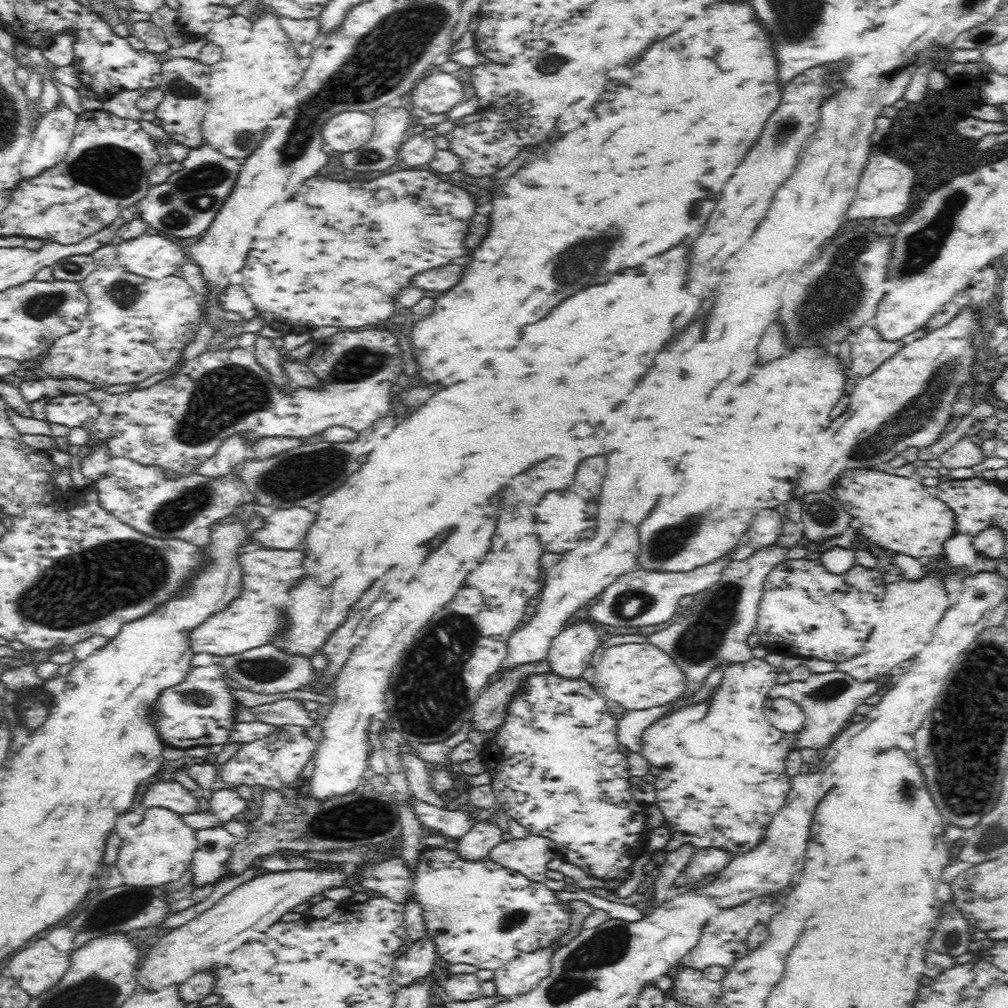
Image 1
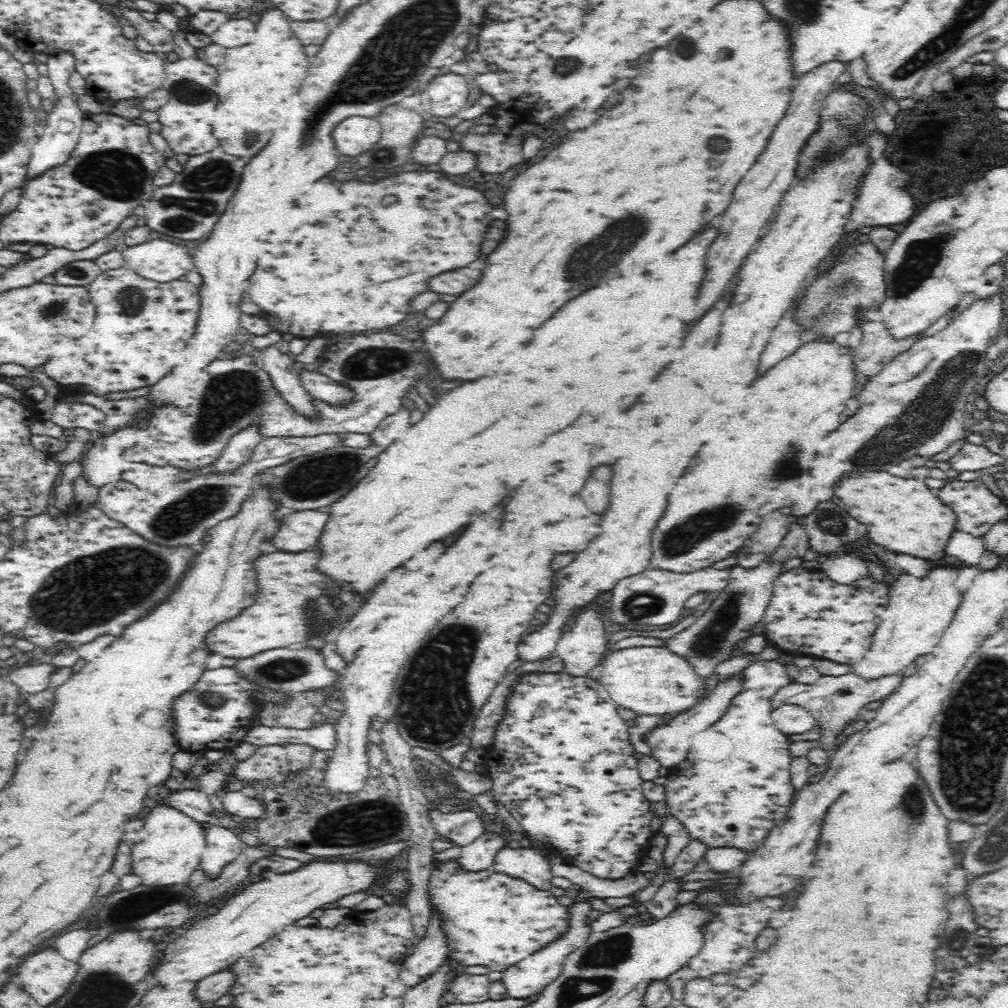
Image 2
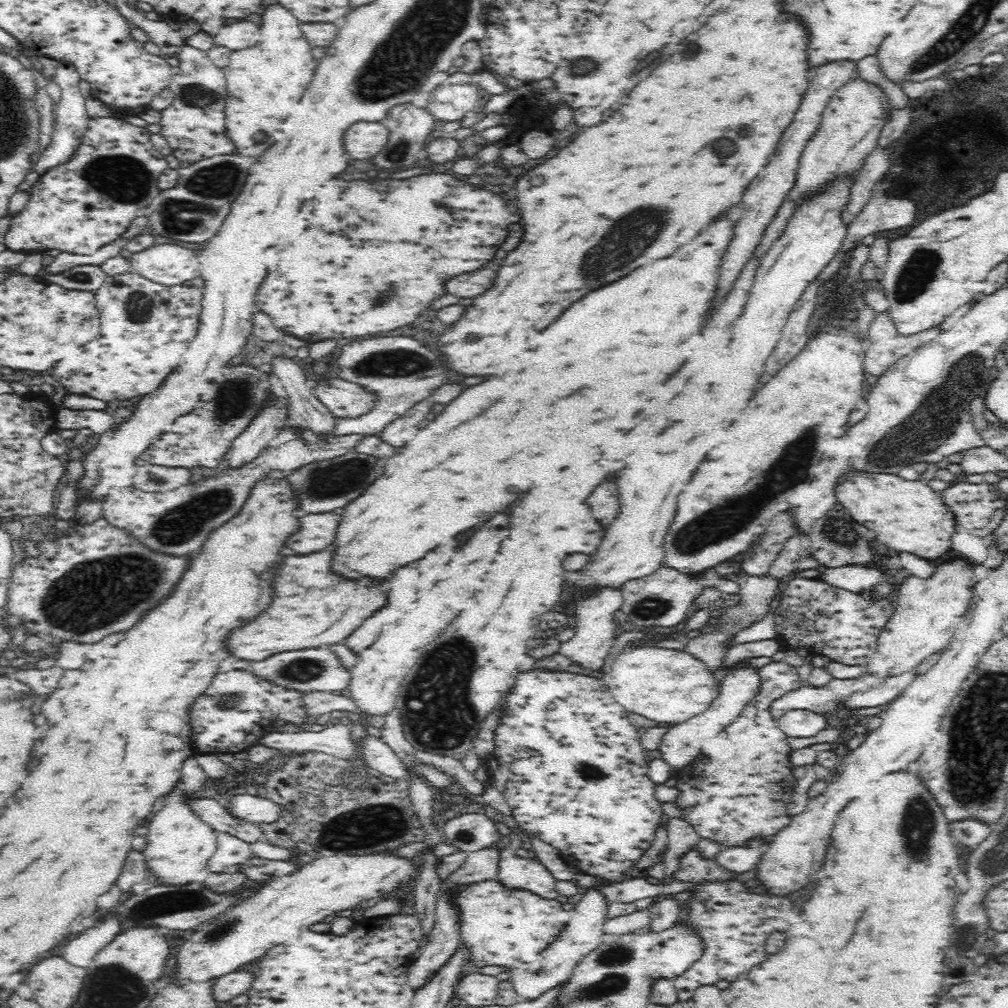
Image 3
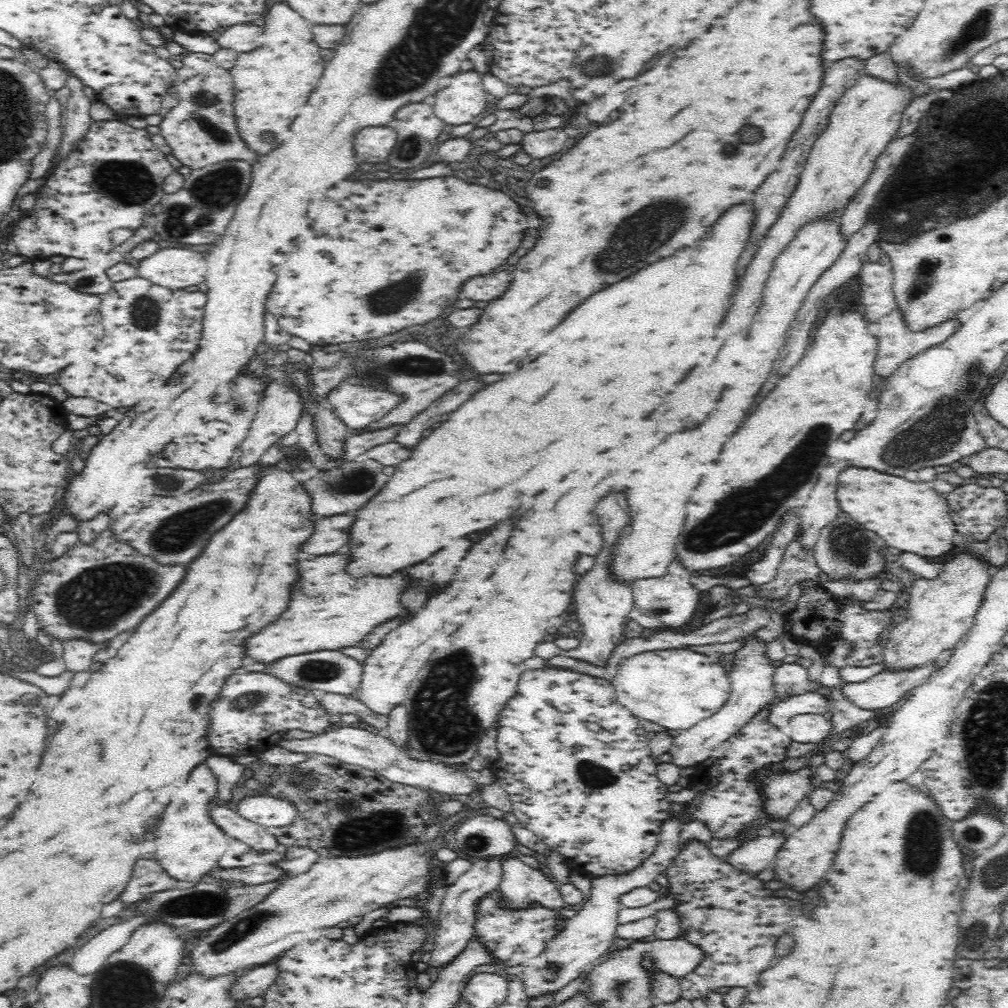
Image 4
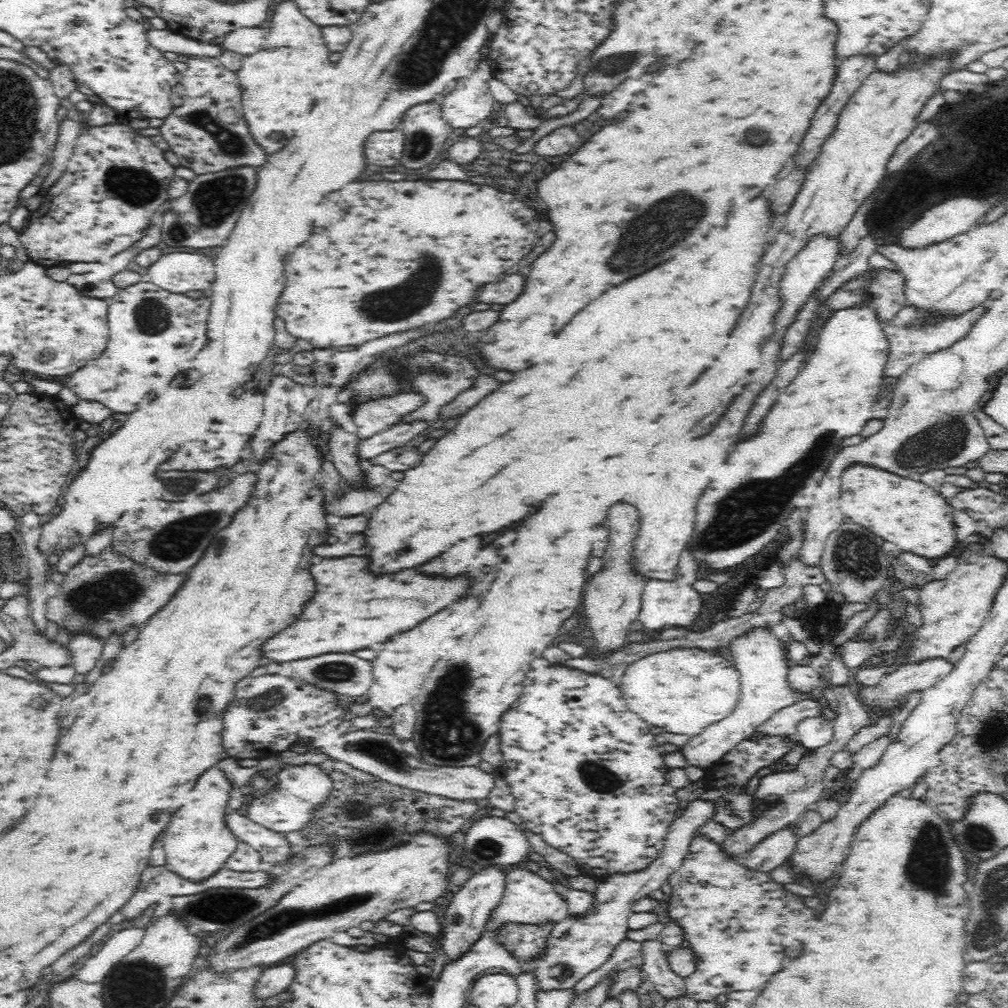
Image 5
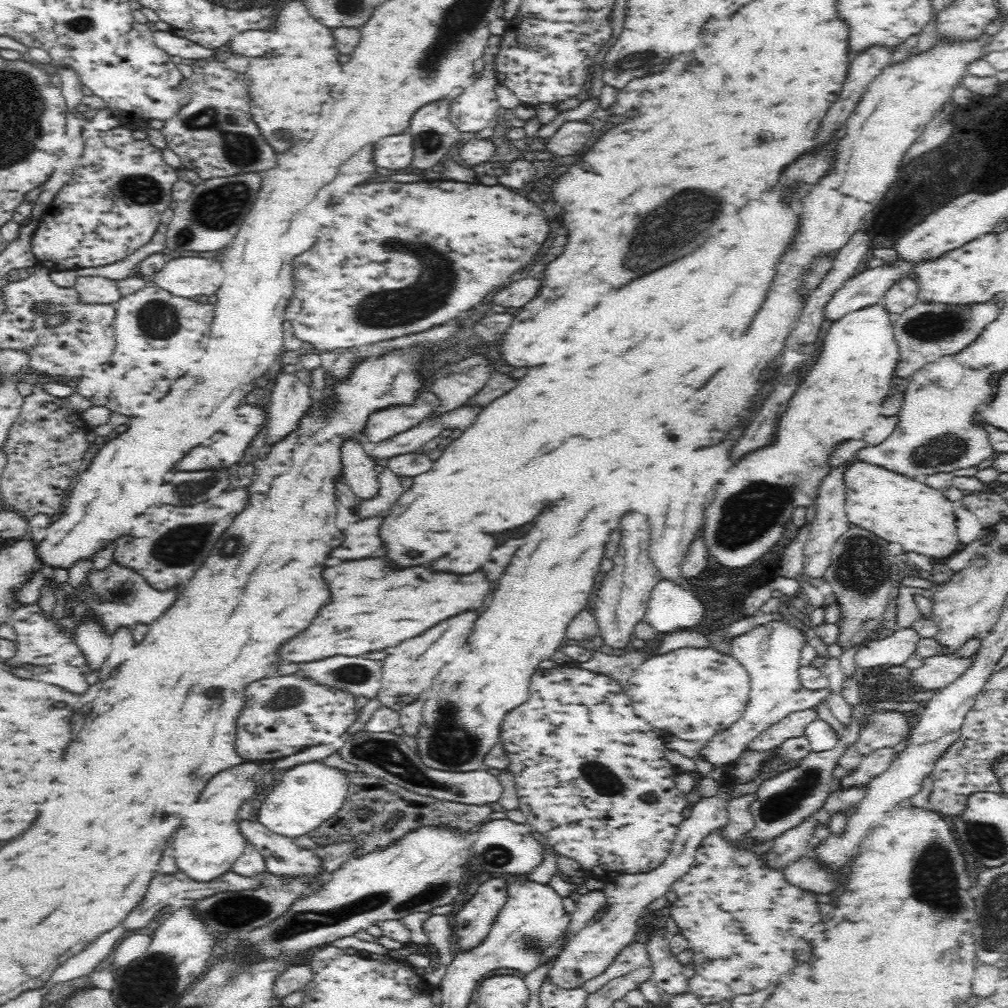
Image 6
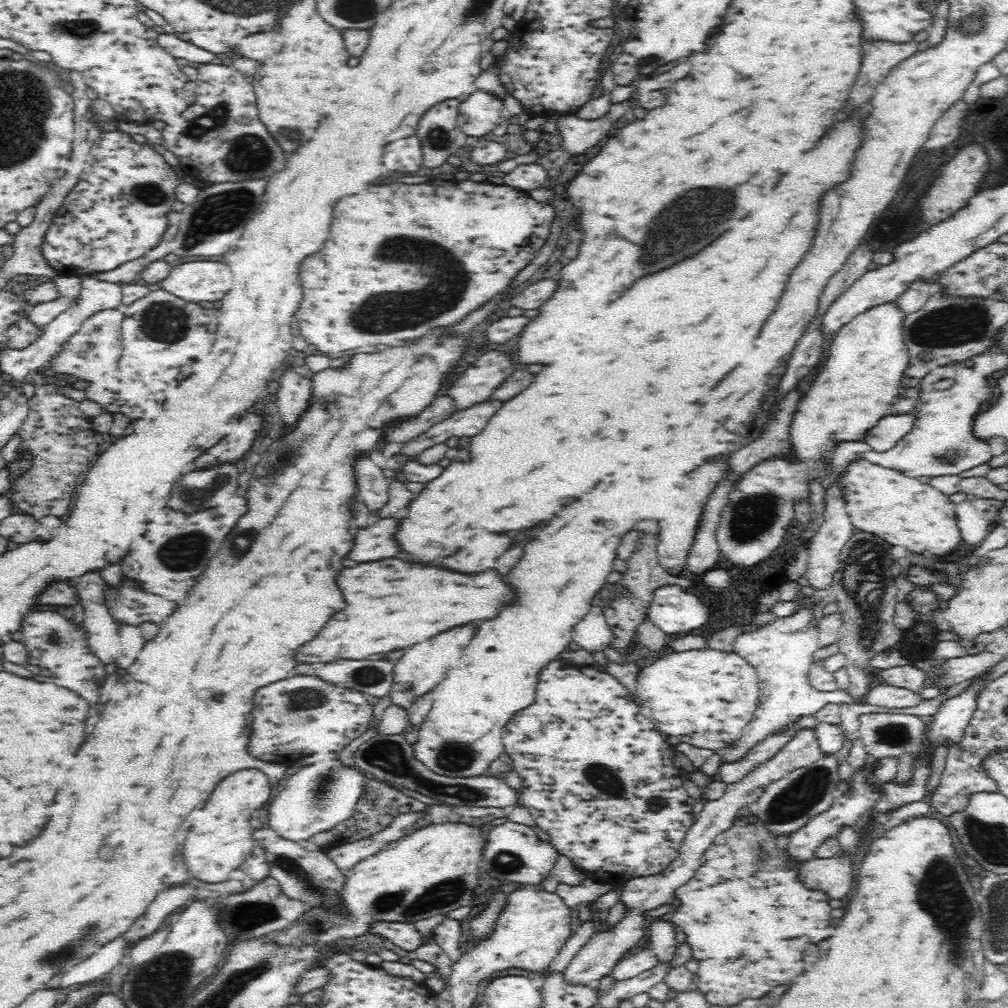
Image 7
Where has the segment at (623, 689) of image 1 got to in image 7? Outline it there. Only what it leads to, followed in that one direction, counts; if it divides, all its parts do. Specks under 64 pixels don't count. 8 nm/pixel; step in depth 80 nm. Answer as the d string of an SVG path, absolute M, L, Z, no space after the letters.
M705 646L703 649L683 650L654 659L652 664L637 672L634 692L630 696L638 704L640 714L658 730L666 732L669 739L716 751L735 739L752 716L757 703L757 676L752 666L738 653L722 652Z

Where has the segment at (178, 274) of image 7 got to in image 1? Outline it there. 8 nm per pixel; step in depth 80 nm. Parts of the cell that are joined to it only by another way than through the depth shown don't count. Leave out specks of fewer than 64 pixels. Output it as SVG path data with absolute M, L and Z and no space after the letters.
M139 234L114 245L117 263L128 272L146 278L161 279L173 275L190 260L182 254L178 244L156 234Z

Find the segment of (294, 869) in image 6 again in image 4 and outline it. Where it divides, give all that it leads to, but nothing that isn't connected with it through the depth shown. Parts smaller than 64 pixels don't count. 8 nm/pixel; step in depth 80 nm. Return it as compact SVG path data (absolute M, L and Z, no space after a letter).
M212 804L207 809L211 821L220 827L228 838L240 840L259 852L264 850L281 850L276 839L268 834L266 827L246 820L232 811L228 806Z

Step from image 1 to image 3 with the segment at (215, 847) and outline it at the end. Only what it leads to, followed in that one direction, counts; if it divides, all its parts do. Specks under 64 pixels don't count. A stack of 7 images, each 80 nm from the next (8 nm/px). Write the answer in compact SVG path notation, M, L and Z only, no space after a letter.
M214 829L217 847L209 854L205 868L210 872L225 872L230 867L243 865L254 857L250 843L228 832Z

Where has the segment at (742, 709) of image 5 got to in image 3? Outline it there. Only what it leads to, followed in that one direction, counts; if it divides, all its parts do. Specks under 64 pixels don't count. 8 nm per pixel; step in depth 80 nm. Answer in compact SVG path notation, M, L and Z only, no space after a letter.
M742 663L741 665L731 666L730 670L720 681L720 690L718 696L708 704L708 708L702 714L696 714L680 724L670 724L666 734L660 738L658 742L658 752L660 758L675 769L690 764L698 752L700 752L700 742L708 736L712 736L714 732L722 730L722 726L730 724L739 713L739 710L751 699L754 693L757 693L757 686L759 685L758 675L755 673L757 668Z

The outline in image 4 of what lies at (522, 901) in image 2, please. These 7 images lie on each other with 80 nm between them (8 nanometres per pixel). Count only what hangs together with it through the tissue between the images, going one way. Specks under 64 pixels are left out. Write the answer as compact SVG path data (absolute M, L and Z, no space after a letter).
M492 889L488 891L483 897L477 900L476 912L474 912L473 923L471 924L471 934L473 940L477 940L483 950L487 952L487 956L491 958L489 964L502 964L505 967L518 966L518 964L528 965L541 952L546 950L549 942L556 937L569 920L562 918L559 910L555 908L547 908L538 901L532 901L526 908L507 908L504 905L504 895L500 889Z

